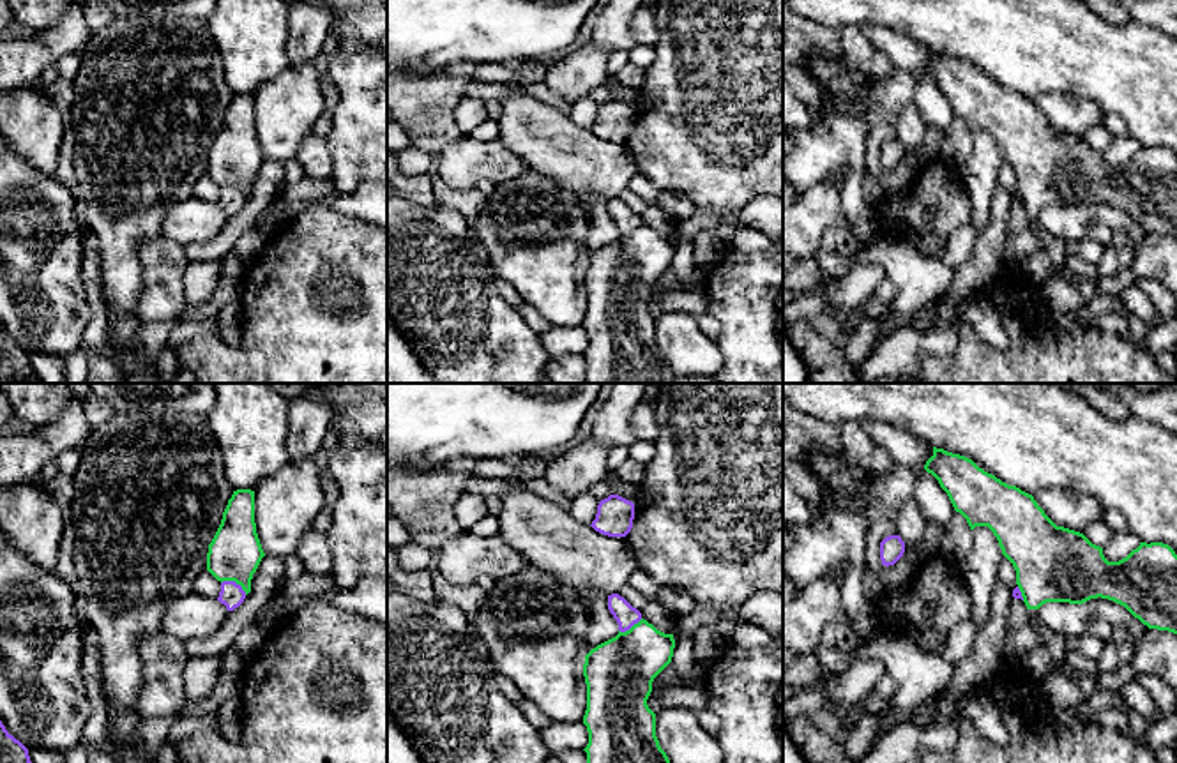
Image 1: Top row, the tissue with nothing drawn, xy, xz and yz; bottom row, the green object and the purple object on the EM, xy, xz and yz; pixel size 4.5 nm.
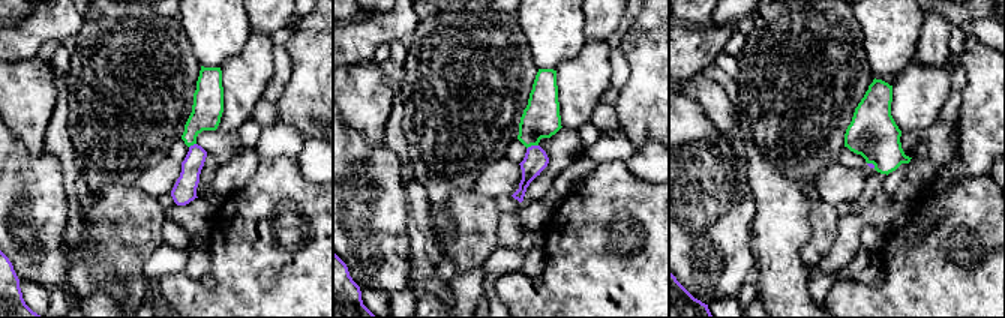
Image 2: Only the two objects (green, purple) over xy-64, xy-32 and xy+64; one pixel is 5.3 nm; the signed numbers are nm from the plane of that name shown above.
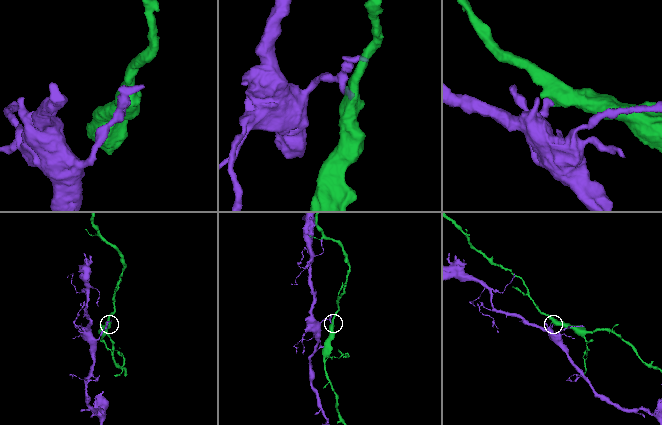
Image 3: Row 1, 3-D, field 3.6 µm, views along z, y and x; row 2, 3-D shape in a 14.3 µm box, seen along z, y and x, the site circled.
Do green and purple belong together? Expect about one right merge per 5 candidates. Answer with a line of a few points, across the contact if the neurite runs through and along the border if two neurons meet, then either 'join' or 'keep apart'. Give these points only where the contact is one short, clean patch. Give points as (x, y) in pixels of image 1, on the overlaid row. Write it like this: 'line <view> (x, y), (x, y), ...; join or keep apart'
line xy (221, 581), (235, 581), (246, 594); keep apart

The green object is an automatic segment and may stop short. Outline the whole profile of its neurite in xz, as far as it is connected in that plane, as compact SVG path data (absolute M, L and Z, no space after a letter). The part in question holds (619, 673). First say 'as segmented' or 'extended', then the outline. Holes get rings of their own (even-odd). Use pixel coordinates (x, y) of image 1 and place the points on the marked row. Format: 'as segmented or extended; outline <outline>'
as segmented; outline M642 618L585 655L587 763L670 763L647 699L654 678L672 662L673 648L673 634Z

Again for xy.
as segmented; outline M237 489L209 544L207 570L221 583L235 581L247 595L253 574L263 556L254 523L254 491Z

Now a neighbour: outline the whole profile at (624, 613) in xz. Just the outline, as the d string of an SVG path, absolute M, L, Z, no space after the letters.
M619 593L608 595L608 609L613 615L613 618L617 620L620 632L629 631L634 623L638 623L642 620L642 613L636 608L633 608Z

